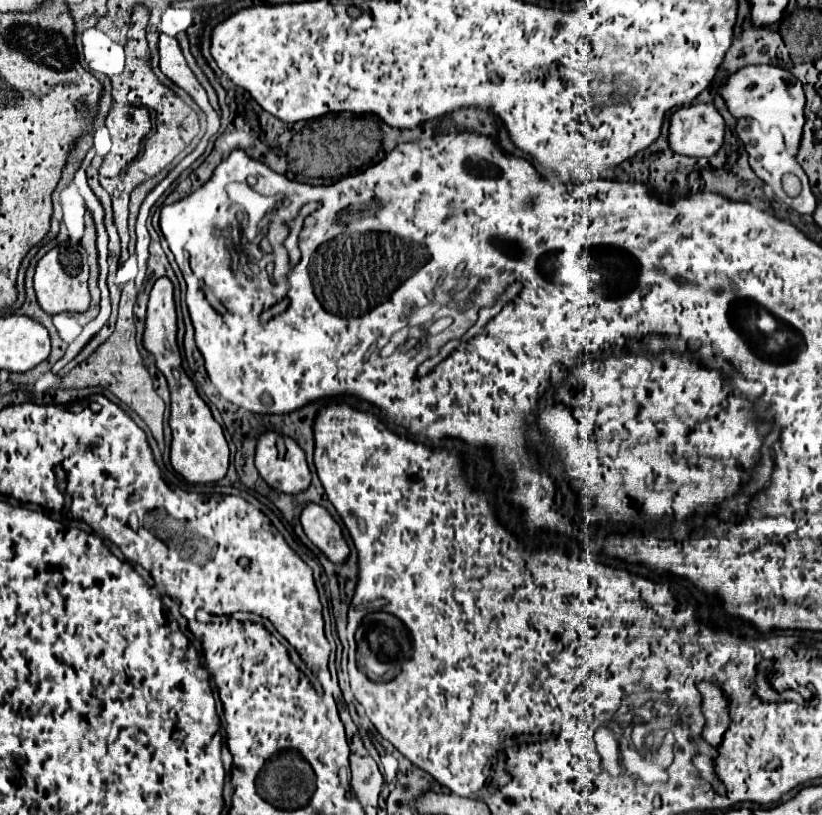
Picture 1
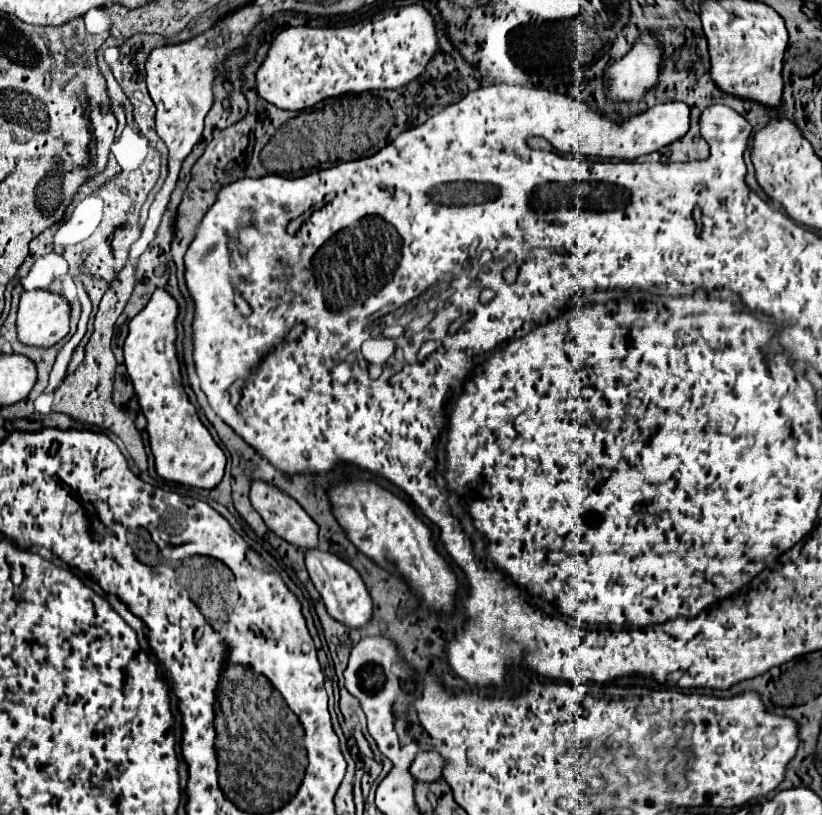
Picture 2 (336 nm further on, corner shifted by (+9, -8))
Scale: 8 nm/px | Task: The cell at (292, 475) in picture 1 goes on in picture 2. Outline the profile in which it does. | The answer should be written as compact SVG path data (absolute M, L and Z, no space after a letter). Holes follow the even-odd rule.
M253 479L251 481L251 503L253 507L257 509L257 513L263 517L265 525L277 533L279 537L283 537L285 541L301 547L301 549L311 549L311 547L317 547L317 523L303 511L303 507L293 499L289 497L287 493L283 493L279 487L267 483L267 481L261 481L261 479Z

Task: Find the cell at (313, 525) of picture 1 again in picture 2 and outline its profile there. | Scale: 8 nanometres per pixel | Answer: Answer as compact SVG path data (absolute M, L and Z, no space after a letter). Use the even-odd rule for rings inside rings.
M315 547L315 549L305 551L305 565L307 565L309 577L315 585L315 589L321 593L323 603L333 619L337 619L339 623L343 623L347 627L363 627L369 621L371 607L373 607L369 591L363 583L361 575L347 561L343 561L341 557L329 553L329 551L321 551L319 547Z

